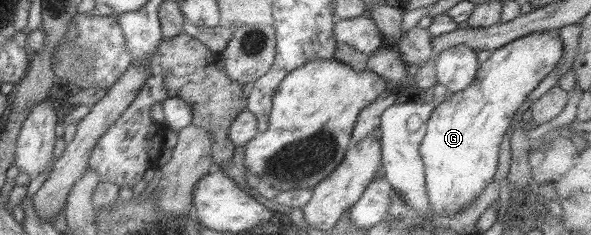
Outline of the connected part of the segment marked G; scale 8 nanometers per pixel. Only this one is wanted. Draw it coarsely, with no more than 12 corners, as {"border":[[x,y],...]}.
{"border":[[532,32],[491,51],[426,121],[432,217],[460,213],[498,145],[562,57]]}

